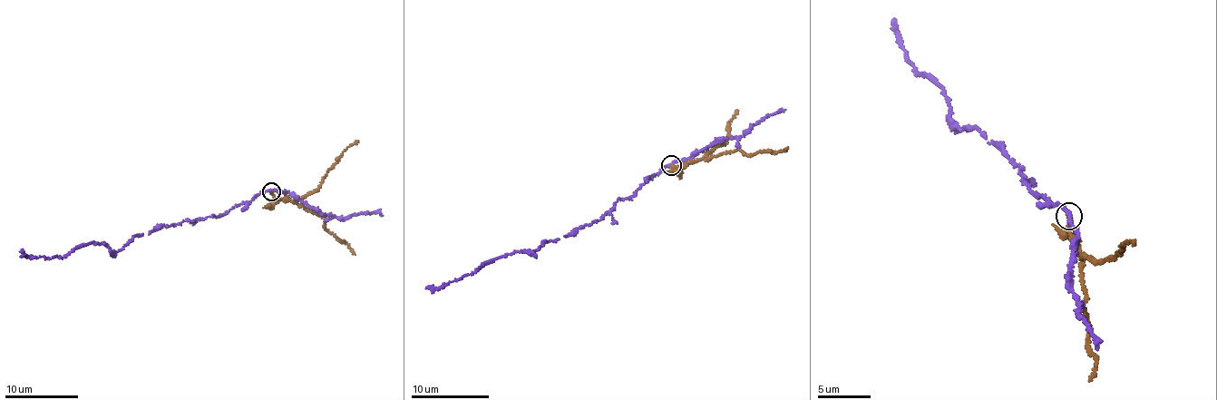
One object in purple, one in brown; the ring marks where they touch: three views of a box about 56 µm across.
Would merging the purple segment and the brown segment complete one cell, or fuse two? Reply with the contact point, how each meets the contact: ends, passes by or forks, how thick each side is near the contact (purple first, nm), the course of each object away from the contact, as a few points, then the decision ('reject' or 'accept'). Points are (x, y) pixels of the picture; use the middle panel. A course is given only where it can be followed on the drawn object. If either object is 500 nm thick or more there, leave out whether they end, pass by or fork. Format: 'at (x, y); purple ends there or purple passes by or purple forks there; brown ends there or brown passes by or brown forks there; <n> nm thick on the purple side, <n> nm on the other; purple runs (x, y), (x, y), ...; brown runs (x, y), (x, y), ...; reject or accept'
at (671, 165); purple passes by; brown ends there; 220 nm thick on the purple side, 190 nm on the other; purple runs (670, 165), (648, 177), (633, 195), (617, 200), (600, 219), (532, 252), (501, 257), (441, 286), (426, 287); brown runs (670, 165), (684, 166), (725, 143), (737, 110); reject

